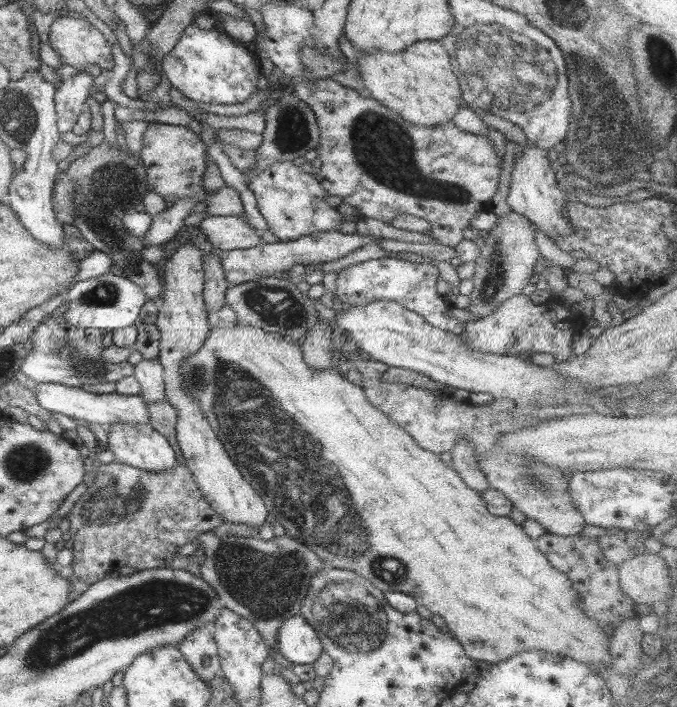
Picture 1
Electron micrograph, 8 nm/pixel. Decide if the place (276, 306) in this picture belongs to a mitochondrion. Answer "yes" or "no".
yes

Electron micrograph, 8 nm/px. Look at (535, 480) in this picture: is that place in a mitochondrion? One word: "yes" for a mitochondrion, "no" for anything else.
yes

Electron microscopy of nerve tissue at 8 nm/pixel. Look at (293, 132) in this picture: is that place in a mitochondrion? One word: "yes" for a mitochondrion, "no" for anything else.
yes

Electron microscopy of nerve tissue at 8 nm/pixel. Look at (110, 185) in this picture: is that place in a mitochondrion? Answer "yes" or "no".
yes

